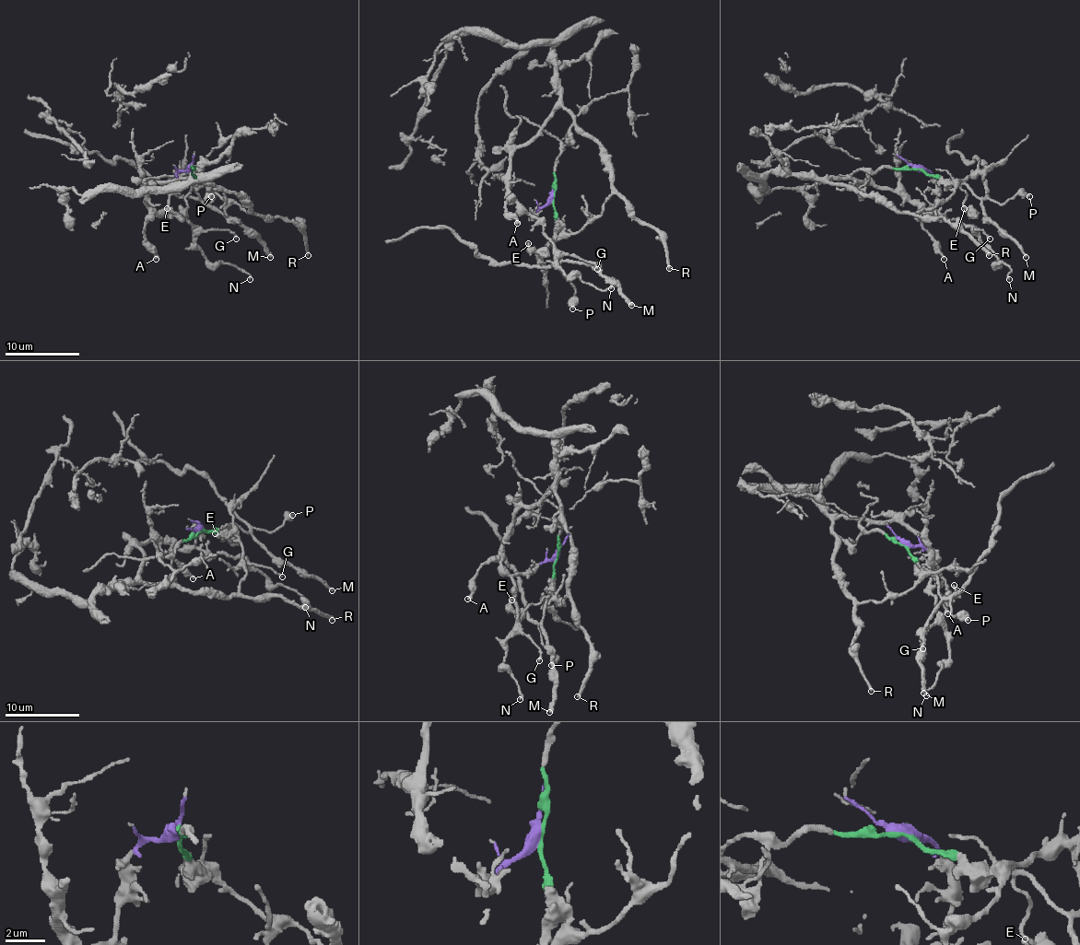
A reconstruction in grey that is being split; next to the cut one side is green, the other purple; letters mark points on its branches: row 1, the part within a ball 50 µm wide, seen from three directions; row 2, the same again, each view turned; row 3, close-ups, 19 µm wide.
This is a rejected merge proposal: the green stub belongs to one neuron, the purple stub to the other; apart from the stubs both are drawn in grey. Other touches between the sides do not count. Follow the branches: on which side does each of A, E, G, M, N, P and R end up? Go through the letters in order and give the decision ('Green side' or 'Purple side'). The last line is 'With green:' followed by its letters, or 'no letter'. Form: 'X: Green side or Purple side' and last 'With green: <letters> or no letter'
A: Purple side
E: Green side
G: Purple side
M: Green side
N: Purple side
P: Green side
R: Purple side
With green: E, M, P

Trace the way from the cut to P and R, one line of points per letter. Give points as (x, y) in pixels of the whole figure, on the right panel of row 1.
P: (918, 169), (936, 174), (944, 181), (964, 183), (977, 196), (1004, 204), (1017, 194), (1028, 196)
R: (918, 169), (934, 178), (934, 207), (923, 213), (891, 191), (828, 180), (901, 211), (944, 216), (988, 255)

